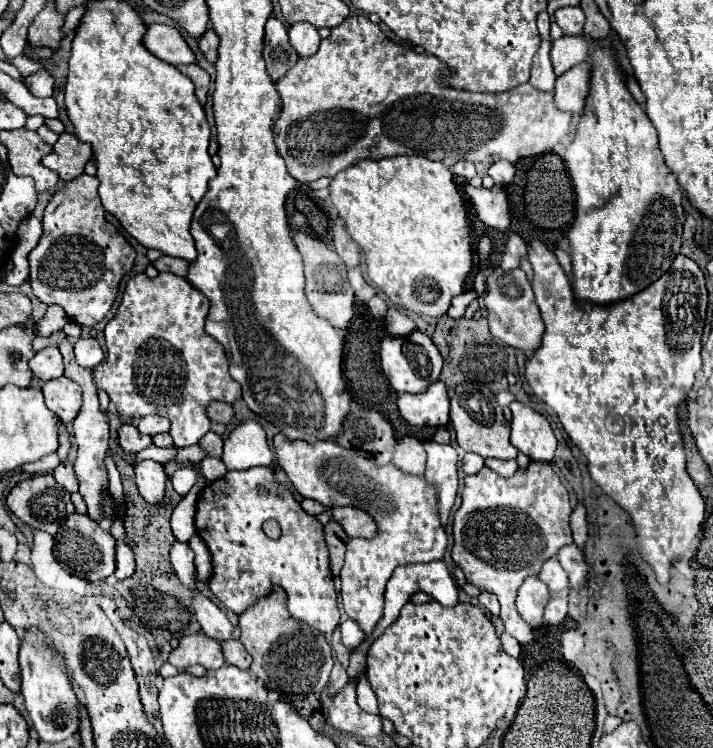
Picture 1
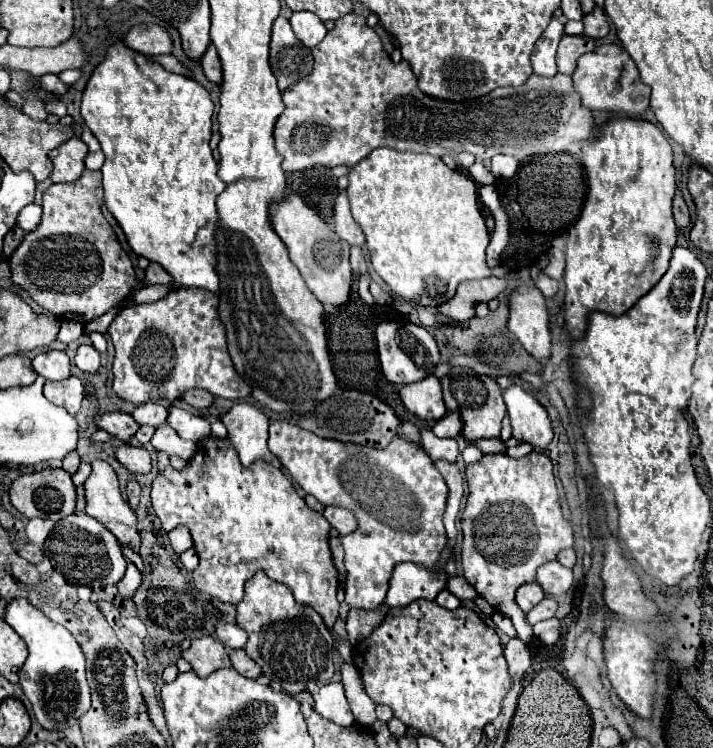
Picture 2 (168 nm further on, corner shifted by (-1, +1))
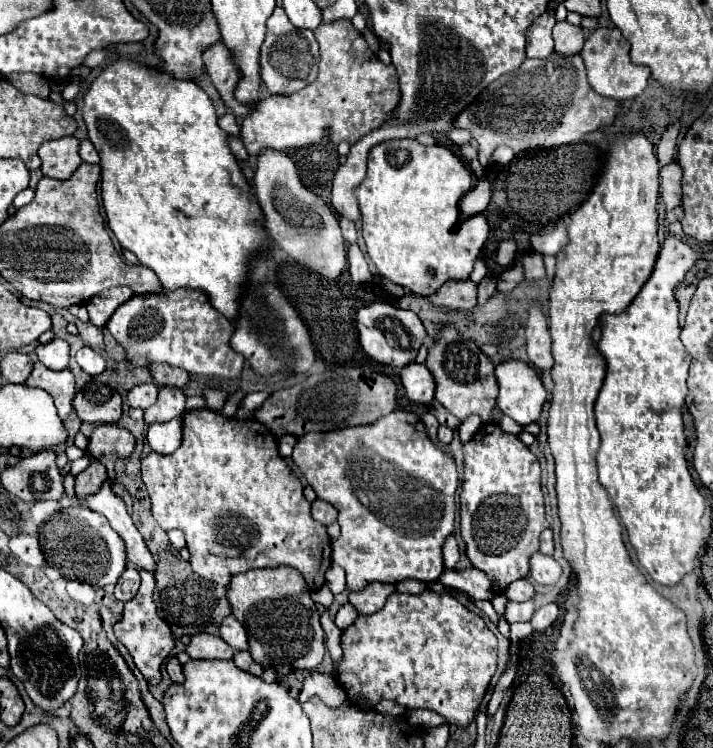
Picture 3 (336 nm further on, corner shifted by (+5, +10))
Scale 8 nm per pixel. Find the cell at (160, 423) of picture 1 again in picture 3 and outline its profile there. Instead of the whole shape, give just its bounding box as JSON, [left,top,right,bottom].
[127,382,157,408]

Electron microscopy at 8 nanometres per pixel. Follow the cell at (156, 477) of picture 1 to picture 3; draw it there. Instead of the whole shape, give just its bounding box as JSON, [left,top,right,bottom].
[89,424,135,470]

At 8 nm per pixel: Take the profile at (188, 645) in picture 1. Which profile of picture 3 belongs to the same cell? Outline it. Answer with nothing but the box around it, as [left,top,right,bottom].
[187,634,235,660]

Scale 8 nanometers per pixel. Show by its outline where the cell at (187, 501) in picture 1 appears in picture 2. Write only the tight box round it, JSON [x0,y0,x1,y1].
[167,525,193,553]

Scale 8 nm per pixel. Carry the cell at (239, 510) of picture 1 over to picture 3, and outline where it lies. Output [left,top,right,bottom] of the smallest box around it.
[141,408,331,590]

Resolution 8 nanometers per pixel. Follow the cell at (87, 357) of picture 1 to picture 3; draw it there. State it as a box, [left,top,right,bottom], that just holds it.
[75,346,107,376]

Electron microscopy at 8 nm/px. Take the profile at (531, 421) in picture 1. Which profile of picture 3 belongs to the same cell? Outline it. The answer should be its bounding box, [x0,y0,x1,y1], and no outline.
[495,360,547,426]

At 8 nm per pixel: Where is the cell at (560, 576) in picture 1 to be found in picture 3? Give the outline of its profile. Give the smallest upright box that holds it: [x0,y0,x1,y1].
[531,552,561,584]

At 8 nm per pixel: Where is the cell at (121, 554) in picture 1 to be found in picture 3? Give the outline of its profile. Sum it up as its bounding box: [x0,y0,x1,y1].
[115,568,139,602]

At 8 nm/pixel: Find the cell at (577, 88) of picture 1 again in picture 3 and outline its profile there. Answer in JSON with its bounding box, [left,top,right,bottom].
[581,28,649,100]

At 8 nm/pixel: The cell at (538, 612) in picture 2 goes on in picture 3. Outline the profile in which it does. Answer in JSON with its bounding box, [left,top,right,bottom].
[505,600,535,624]

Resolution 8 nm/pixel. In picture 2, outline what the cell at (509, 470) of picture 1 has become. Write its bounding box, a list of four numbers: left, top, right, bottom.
[475,439,507,455]

